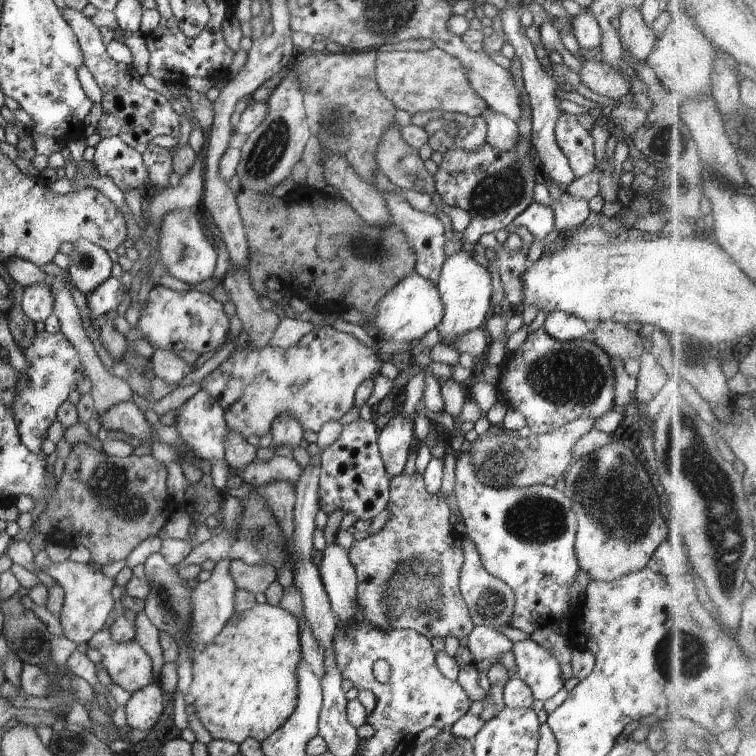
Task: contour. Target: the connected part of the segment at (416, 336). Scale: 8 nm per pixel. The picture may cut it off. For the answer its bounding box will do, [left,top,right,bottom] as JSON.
[370,272,444,342]

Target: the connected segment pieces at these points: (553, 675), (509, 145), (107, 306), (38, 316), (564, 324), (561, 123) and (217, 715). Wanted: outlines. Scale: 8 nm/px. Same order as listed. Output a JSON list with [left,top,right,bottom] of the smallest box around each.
[[511,637,563,702],[481,107,520,152],[86,277,125,320],[22,283,54,323],[542,310,595,341],[556,112,597,178],[191,603,302,744]]

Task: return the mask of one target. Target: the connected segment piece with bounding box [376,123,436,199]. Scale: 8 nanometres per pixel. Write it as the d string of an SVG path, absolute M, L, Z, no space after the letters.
M397 123L392 124L392 128L381 136L376 150L376 164L398 188L429 193L436 199L433 175L424 167L418 150L404 140L400 127Z

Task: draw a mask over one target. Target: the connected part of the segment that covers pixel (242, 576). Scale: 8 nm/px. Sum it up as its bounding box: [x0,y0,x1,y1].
[230,560,277,595]

